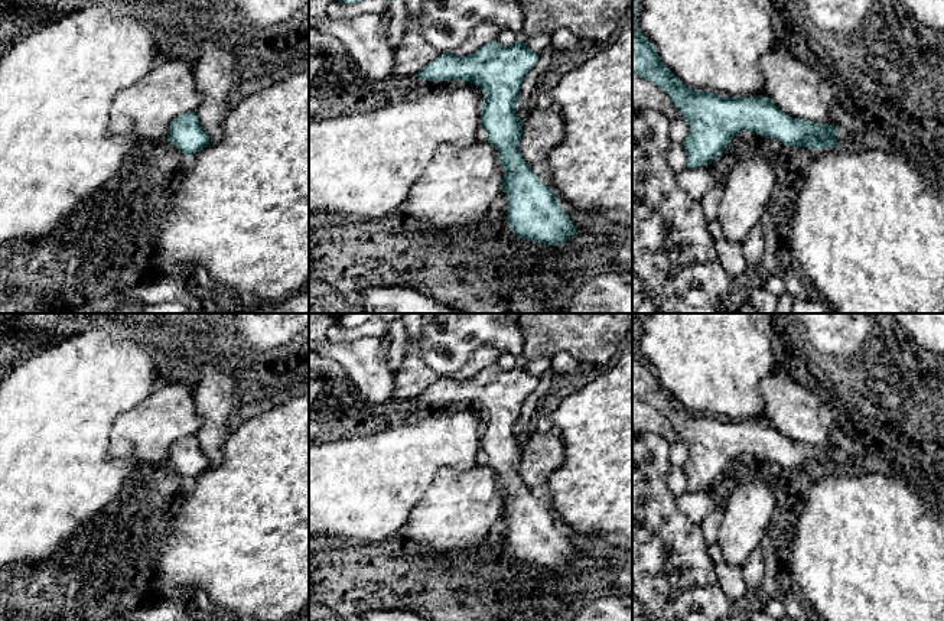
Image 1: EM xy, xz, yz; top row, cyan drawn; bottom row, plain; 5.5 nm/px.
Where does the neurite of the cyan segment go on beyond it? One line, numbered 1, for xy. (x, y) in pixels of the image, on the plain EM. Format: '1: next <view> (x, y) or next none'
1: next none

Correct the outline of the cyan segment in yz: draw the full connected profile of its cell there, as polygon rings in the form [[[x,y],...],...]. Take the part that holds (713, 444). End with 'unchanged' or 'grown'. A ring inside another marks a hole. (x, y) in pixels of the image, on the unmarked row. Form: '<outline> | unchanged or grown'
[[[632,313],[632,399],[651,404],[665,416],[677,435],[689,448],[689,458],[683,465],[687,477],[687,491],[710,488],[722,478],[727,466],[742,453],[751,453],[761,461],[772,461],[784,469],[808,472],[837,471],[836,451],[818,448],[803,442],[791,442],[781,435],[768,420],[722,420],[703,413],[686,410],[661,384],[654,368],[637,352],[637,313]]] | unchanged

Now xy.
[[[195,435],[186,436],[170,446],[167,464],[188,481],[209,468],[209,459]]] | unchanged

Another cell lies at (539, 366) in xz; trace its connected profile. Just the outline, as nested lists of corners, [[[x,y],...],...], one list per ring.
[[[537,357],[534,360],[528,360],[523,365],[525,367],[525,370],[530,374],[540,377],[550,370],[550,358],[549,357]]]

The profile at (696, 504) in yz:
[[[710,488],[702,491],[686,491],[677,497],[676,505],[696,524],[702,524],[702,521],[717,507]]]

